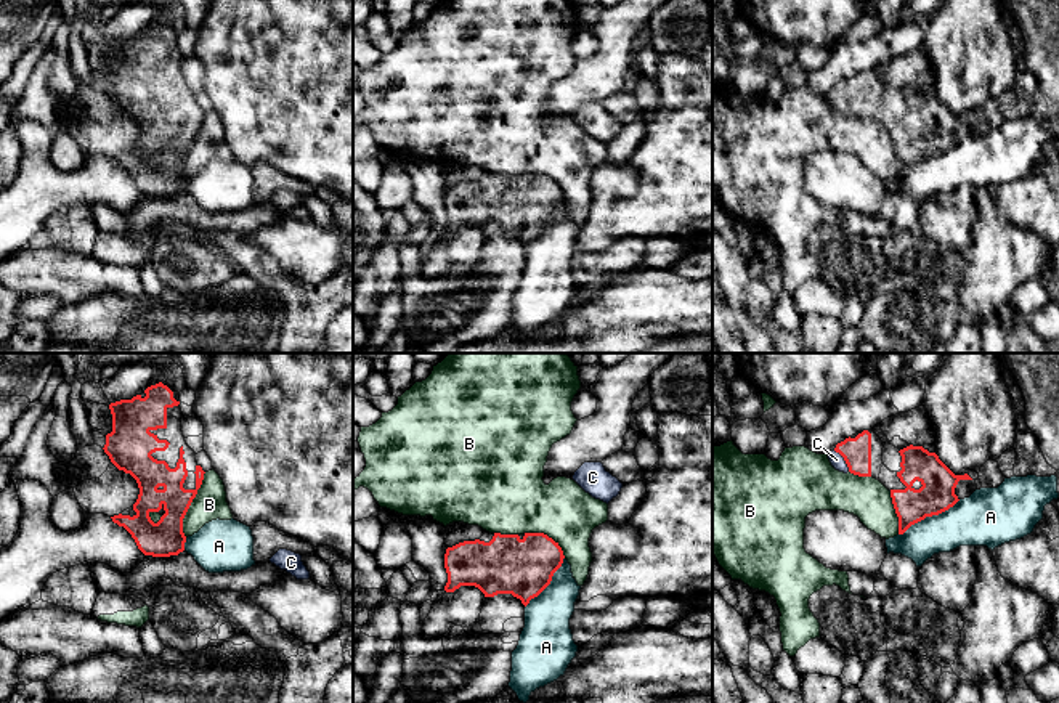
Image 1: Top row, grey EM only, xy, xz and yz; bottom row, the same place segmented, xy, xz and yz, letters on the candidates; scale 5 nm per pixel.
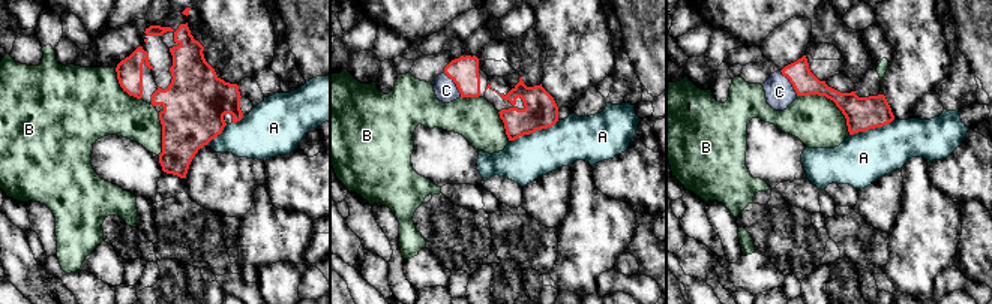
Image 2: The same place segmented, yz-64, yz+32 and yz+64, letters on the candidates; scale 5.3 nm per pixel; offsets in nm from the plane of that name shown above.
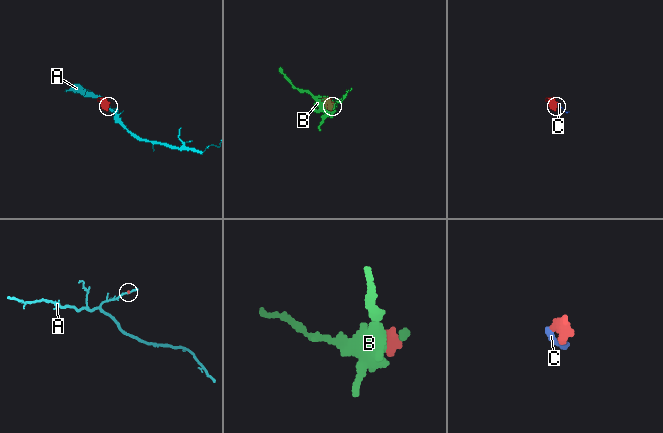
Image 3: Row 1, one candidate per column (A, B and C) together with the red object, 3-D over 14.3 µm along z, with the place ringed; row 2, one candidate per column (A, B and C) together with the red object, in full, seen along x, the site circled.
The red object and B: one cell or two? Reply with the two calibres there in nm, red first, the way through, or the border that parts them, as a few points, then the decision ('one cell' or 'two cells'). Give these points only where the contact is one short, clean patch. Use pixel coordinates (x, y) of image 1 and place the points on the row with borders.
calibres 180 and 160 nm; two cells

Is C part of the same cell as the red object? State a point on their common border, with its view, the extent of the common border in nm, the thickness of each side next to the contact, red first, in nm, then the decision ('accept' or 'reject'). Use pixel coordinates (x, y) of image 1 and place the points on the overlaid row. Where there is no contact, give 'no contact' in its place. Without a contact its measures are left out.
meets red in yz at (844, 459); contact 140 nm long; 140 nm thick on the red side, 70 nm on the other; accept

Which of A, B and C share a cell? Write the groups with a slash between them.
A / B / C

